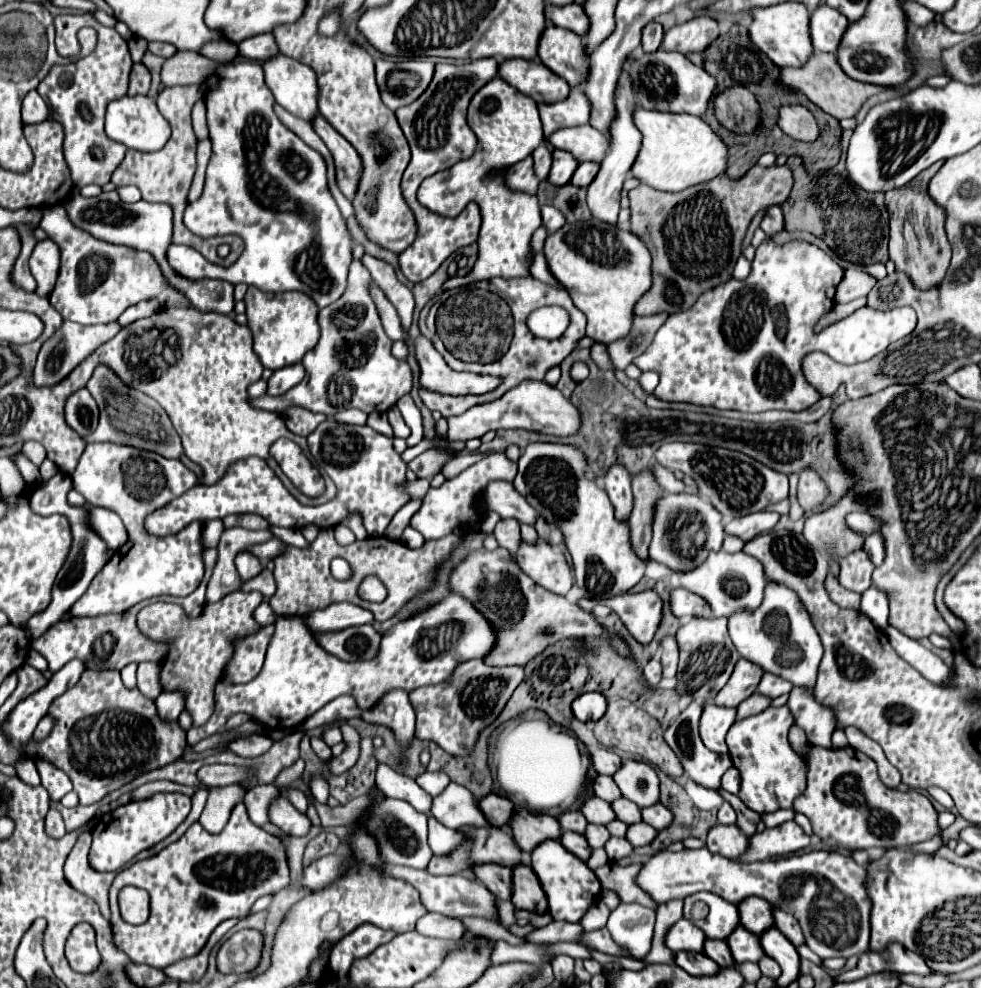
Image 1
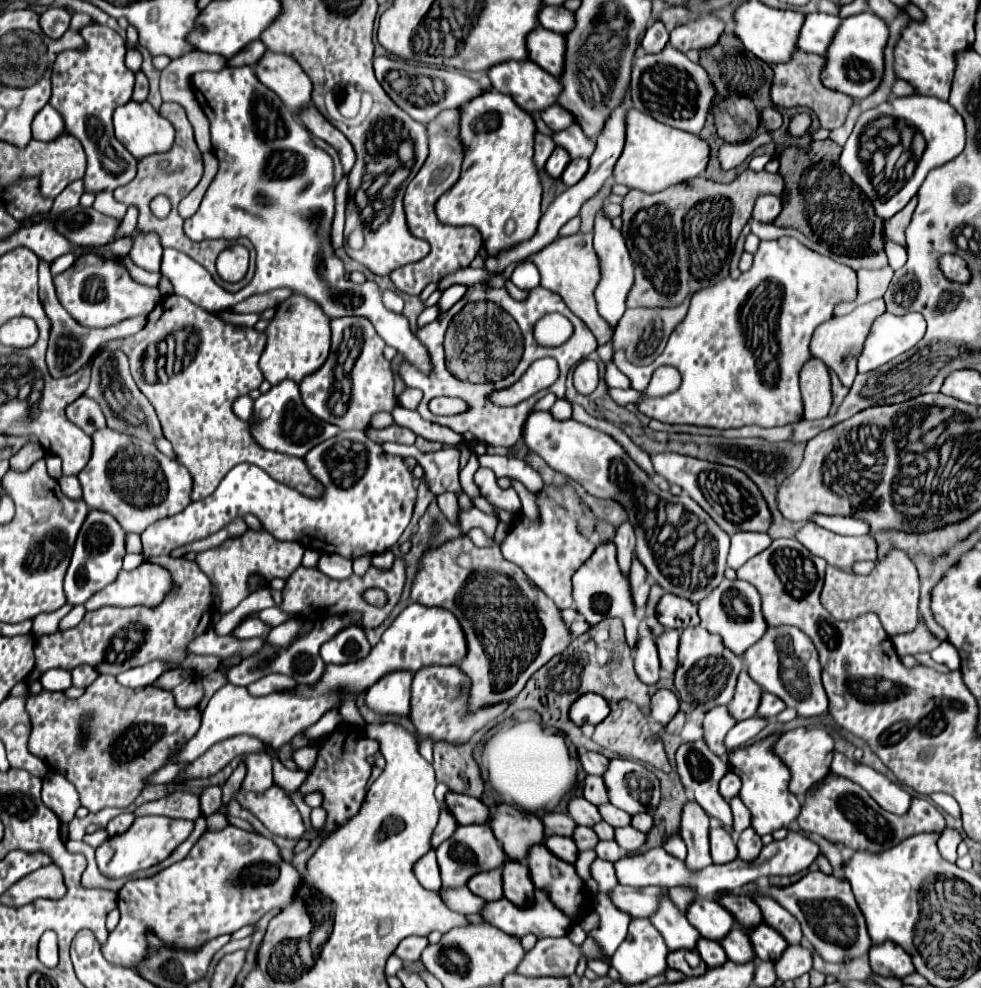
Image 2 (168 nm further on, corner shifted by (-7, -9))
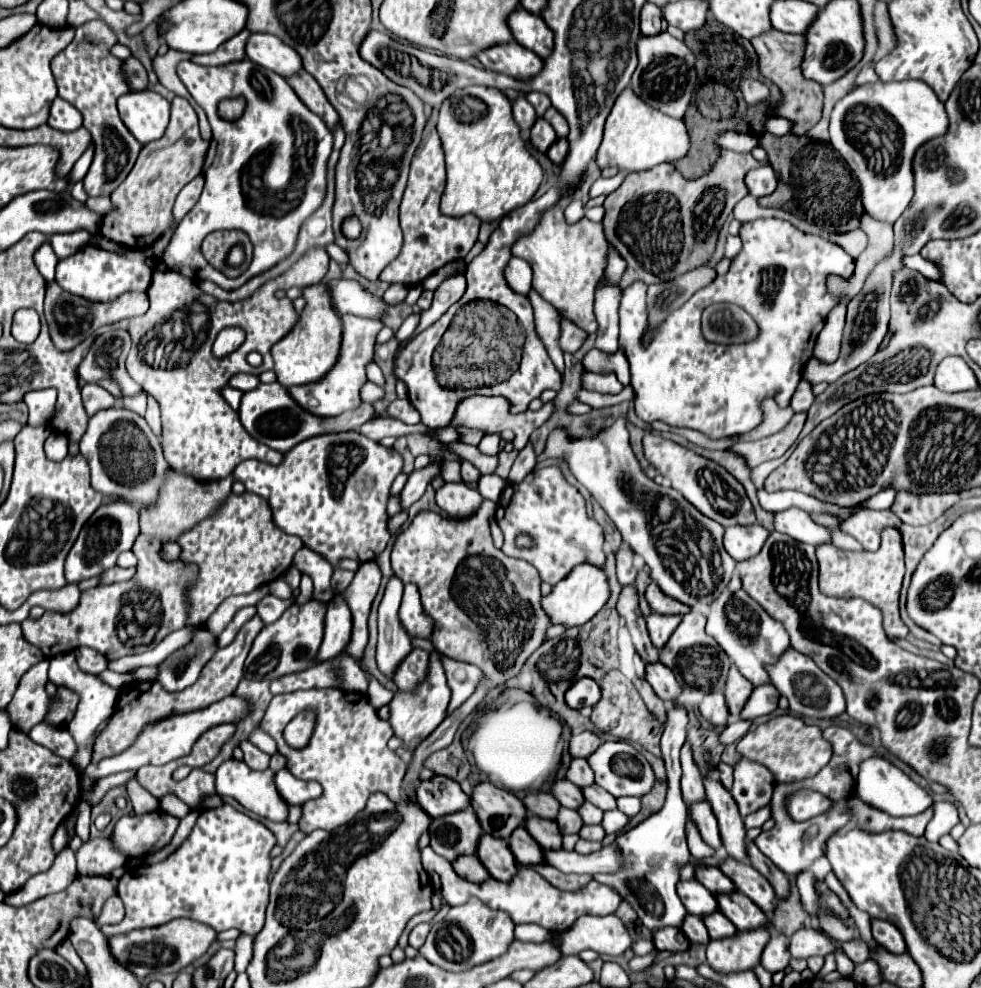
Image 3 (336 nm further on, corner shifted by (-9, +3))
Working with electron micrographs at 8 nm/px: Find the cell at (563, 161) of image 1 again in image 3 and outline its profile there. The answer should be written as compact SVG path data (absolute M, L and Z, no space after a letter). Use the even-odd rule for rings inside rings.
M538 117L538 119L534 121L532 129L530 129L530 143L532 143L538 151L546 153L546 151L548 151L548 143L552 143L552 139L556 139L556 133L552 131L550 123L544 121L542 117Z

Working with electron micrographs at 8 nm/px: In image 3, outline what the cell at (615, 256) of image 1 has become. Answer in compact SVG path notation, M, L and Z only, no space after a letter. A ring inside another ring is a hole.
M562 203L548 207L534 229L512 245L512 255L530 263L534 271L532 289L540 293L548 303L552 303L560 315L576 323L586 333L596 333L594 317L594 291L598 277L606 267L606 239L602 233L602 223L592 223L586 217L576 225L568 225L564 219Z

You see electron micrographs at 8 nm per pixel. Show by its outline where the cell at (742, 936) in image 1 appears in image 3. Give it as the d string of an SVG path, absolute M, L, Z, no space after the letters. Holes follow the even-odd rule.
M714 911L708 917L702 917L702 921L704 921L706 929L708 929L710 939L736 935L736 927L732 927L732 923L728 923L728 919L724 919L724 915L720 915L720 911Z

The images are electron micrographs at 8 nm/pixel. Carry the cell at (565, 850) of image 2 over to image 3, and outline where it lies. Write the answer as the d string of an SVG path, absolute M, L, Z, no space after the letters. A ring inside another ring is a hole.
M526 817L524 821L526 831L532 835L532 839L542 847L542 849L556 849L562 847L560 843L560 833L554 821L550 819L540 819L540 817Z

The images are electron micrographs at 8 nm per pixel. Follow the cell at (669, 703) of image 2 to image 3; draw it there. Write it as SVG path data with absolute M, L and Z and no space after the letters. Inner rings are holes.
M672 707L668 711L668 721L666 729L662 735L662 759L666 765L666 777L668 777L668 793L666 801L660 811L652 813L646 817L642 823L636 827L622 831L614 847L622 855L620 869L616 873L606 873L606 875L596 875L594 879L606 887L612 887L618 891L622 901L630 903L630 907L636 911L638 919L648 927L680 927L680 919L684 919L686 911L684 905L680 903L680 897L676 895L676 883L680 881L680 869L690 861L690 851L686 845L686 821L688 821L688 809L682 799L680 791L680 777L682 777L682 767L680 767L680 749L686 741L686 731L688 731L688 717L684 707Z

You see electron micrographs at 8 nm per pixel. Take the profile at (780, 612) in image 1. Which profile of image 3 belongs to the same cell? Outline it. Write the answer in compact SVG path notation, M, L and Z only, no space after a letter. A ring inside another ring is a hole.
M794 649L788 651L788 655L784 655L784 659L776 663L776 667L768 667L768 673L772 675L772 683L780 691L780 695L788 699L790 711L796 715L810 717L810 719L834 719L846 711L844 693L836 685L836 681L830 679L820 667L816 667L812 659L800 655Z

